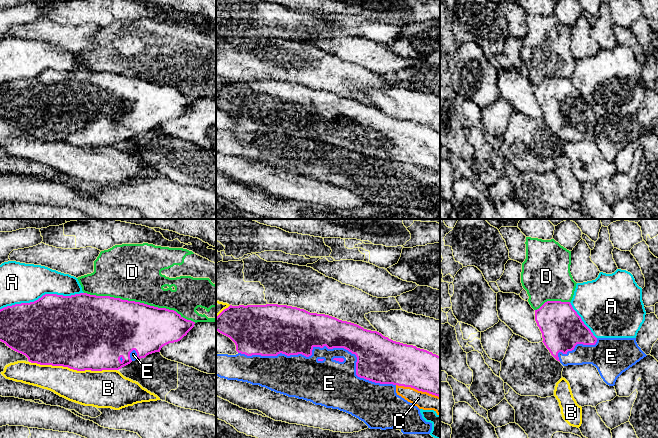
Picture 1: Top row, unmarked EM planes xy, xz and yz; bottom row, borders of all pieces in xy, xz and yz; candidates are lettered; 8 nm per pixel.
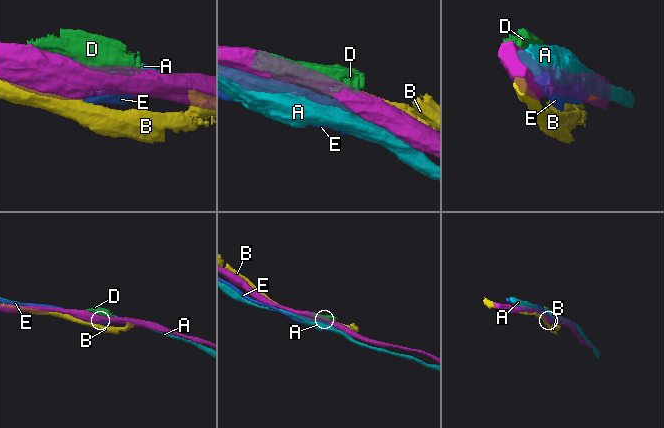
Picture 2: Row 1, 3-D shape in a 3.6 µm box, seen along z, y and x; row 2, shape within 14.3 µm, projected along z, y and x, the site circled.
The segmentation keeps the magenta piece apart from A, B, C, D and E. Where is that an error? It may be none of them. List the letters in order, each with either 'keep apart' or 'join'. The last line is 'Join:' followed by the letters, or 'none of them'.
A: keep apart
B: keep apart
C: keep apart
D: keep apart
E: keep apart
Join: none of them

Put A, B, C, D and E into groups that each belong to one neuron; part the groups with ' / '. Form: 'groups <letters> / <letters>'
groups A / B / C E / D

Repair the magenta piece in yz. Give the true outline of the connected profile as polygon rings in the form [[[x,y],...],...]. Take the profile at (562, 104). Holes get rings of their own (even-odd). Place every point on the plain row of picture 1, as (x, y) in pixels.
[[[545,78],[535,86],[535,97],[542,109],[542,118],[559,138],[559,128],[567,130],[574,126],[577,120],[595,121],[597,118],[597,114],[570,78]]]

